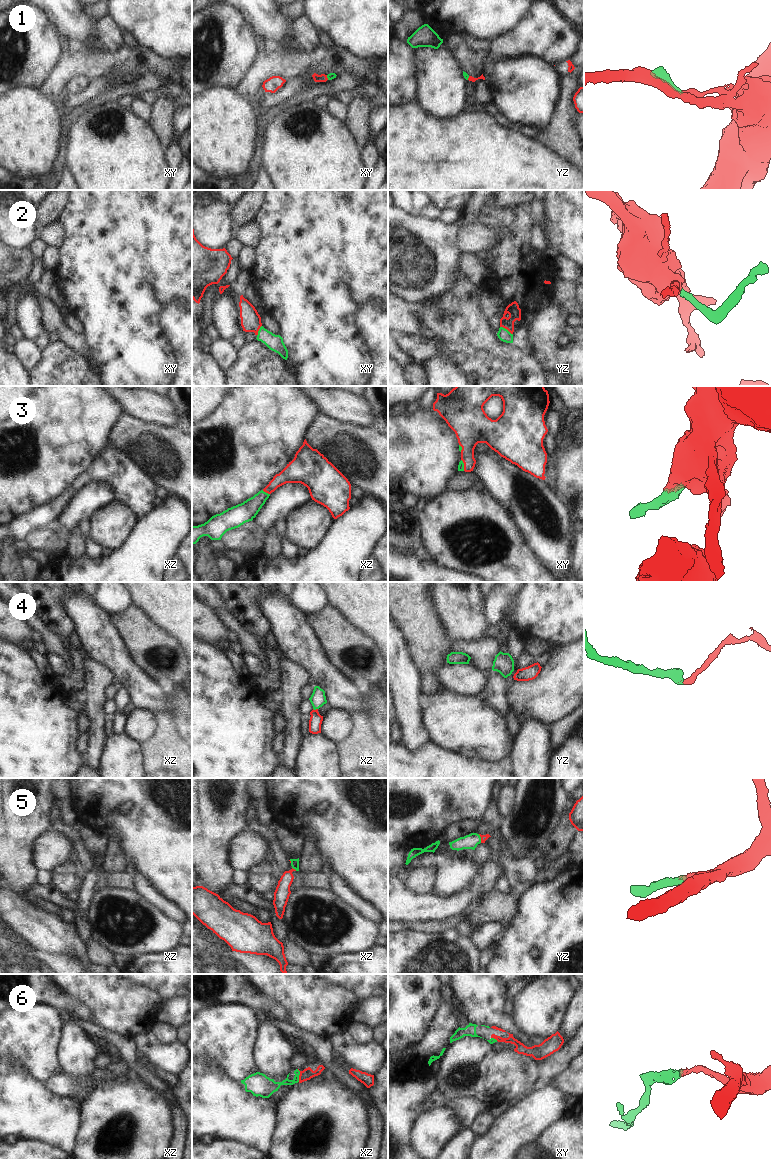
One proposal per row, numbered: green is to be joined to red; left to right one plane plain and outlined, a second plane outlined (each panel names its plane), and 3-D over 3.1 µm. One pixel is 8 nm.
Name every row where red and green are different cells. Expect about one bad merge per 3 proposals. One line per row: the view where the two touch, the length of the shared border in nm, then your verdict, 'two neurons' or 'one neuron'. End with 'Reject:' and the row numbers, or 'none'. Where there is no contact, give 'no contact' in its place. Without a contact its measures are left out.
1: contact in xy; length 40 nm; one neuron
2: contact in yz; length 120 nm; one neuron
3: contact in xz; length 70 nm; one neuron
4: contact in xz; length 40 nm; one neuron
5: contact in yz; length 80 nm; one neuron
6: contact in xz; length 110 nm; one neuron
Reject: none

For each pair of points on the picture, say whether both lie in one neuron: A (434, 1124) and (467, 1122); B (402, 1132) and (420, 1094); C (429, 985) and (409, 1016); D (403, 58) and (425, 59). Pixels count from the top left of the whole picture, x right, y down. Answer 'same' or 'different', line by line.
A: different
B: same
C: same
D: different

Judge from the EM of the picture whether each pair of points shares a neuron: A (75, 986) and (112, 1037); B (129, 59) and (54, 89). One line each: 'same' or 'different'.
A: different
B: same

